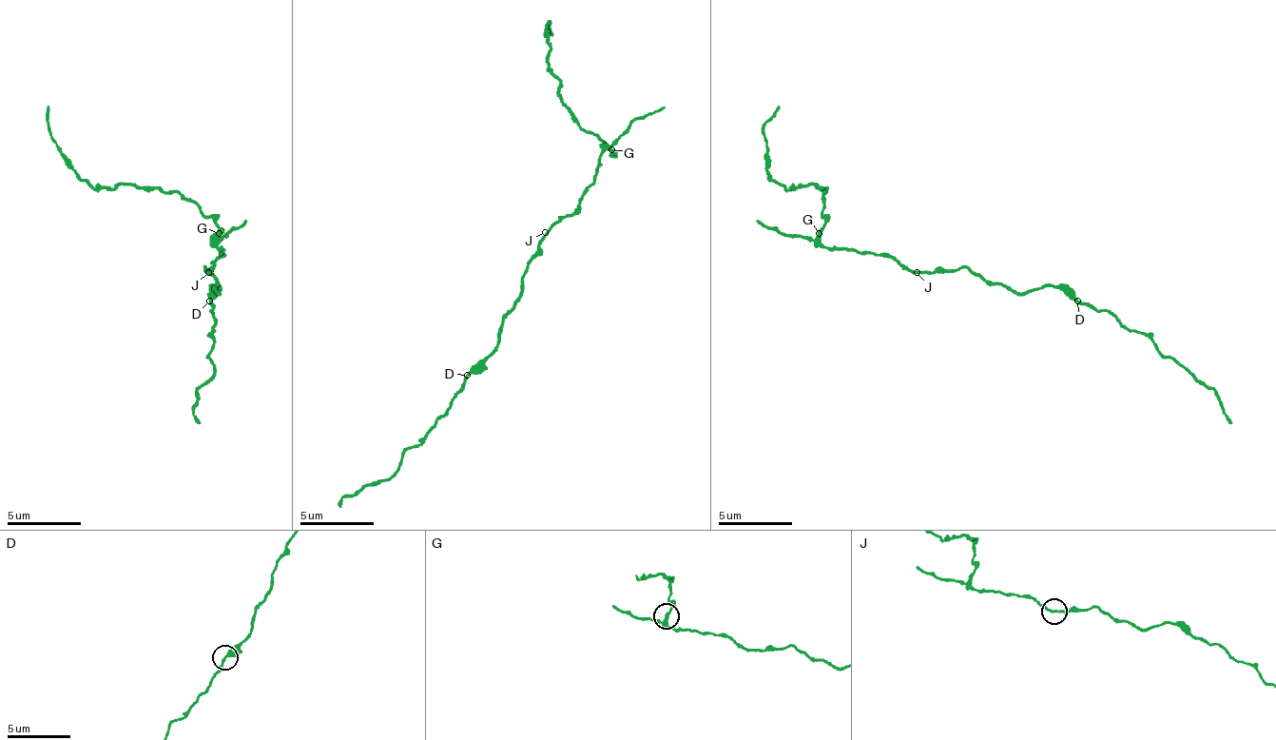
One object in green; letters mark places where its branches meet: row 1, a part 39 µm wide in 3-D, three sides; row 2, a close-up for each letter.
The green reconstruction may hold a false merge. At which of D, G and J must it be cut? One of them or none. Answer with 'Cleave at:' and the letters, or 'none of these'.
Cleave at: G

